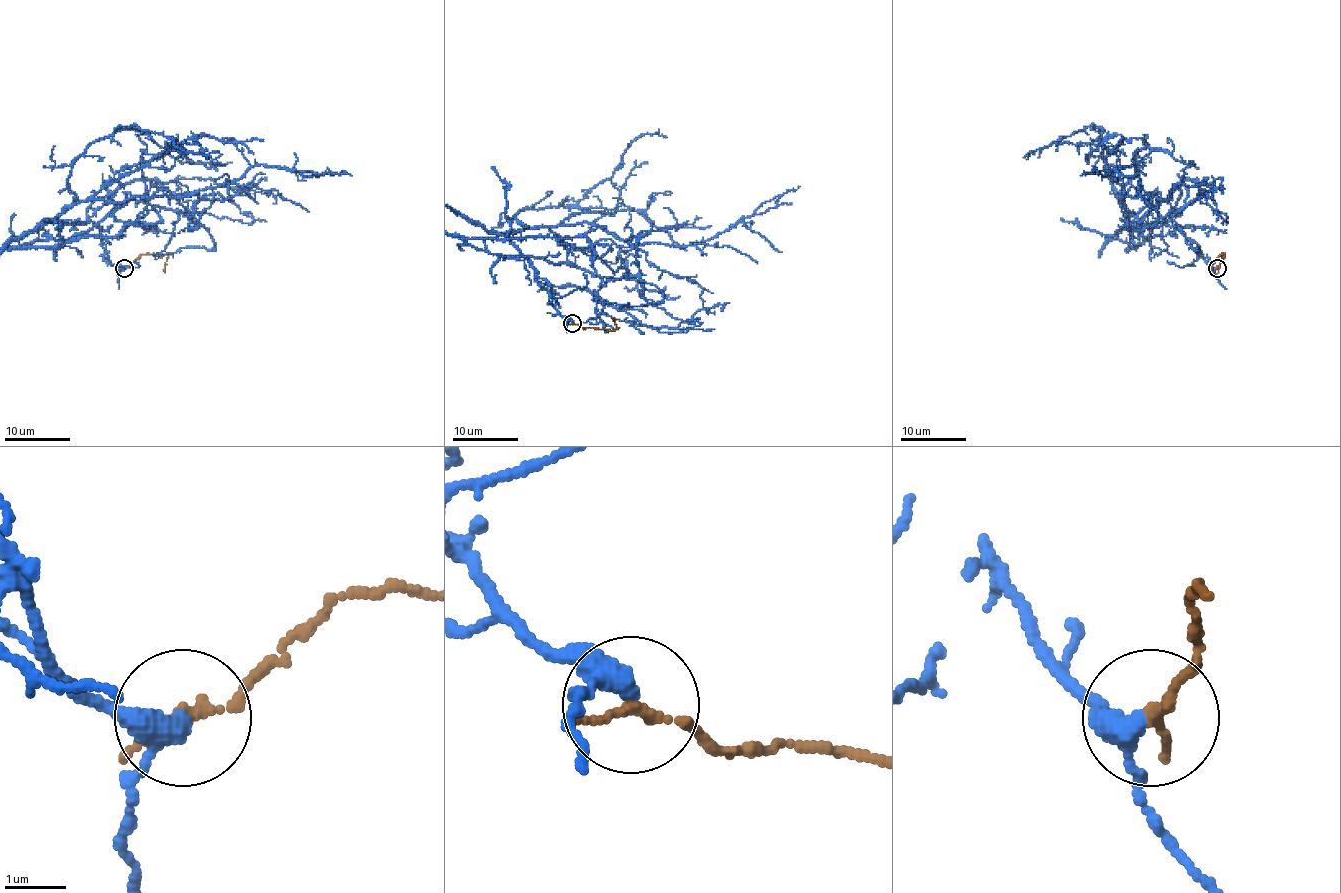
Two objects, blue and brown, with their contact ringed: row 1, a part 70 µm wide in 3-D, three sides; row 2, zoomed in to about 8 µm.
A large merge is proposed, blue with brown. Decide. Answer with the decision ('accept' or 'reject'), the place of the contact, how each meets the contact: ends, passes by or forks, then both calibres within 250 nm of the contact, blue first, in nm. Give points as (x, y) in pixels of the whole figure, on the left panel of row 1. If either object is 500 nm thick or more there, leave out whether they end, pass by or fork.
accept; at (124, 268); blue passes by; brown passes by; 320 nm thick on the blue side, 150 nm on the other

